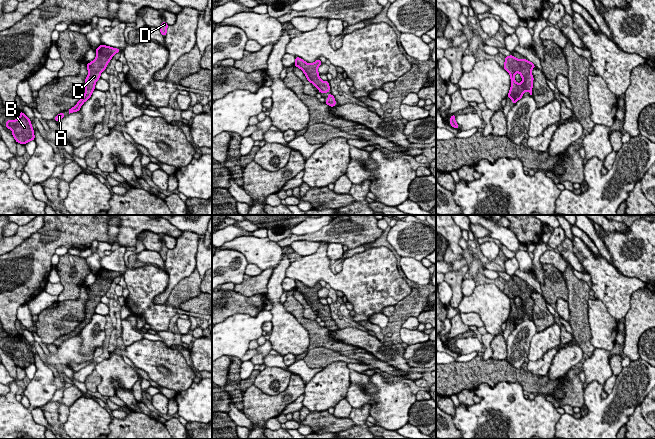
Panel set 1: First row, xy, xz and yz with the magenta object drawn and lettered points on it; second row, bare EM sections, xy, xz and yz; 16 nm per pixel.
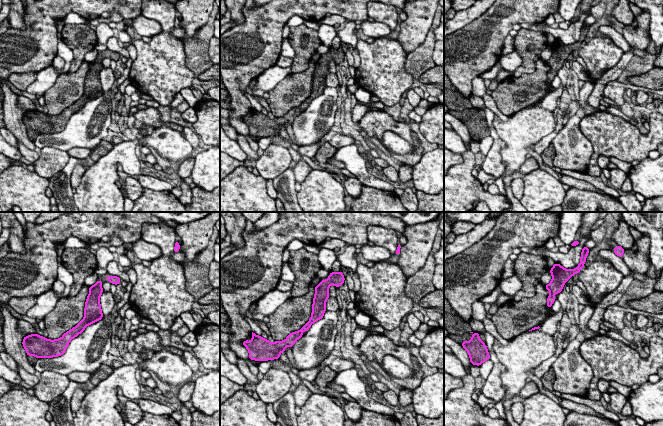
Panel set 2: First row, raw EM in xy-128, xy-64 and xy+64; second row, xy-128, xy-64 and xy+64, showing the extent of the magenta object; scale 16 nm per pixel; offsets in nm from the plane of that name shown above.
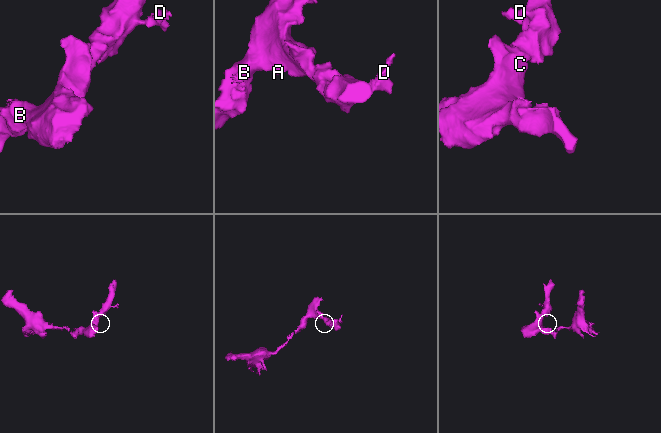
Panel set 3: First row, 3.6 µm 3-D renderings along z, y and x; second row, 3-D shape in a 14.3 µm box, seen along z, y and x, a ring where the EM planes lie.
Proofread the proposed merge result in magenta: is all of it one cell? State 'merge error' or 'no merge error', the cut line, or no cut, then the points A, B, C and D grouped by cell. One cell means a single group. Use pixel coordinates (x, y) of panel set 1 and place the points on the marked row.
no merge error | no cut | A B C D

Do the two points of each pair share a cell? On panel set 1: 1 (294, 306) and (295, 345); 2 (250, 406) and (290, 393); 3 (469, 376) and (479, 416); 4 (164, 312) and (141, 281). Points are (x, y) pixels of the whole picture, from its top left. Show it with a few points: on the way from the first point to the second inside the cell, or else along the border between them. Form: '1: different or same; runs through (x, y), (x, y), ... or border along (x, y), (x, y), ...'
1: different; border along (282, 303), (283, 307), (307, 331), (308, 336)
2: same; runs through (260, 406), (273, 406), (280, 401)
3: different; border along (488, 383), (481, 383), (474, 391)
4: same; runs through (155, 309), (143, 297), (143, 290)

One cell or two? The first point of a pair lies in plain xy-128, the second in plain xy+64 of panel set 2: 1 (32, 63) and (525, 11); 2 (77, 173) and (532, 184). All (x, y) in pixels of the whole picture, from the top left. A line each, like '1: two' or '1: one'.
1: one
2: two

